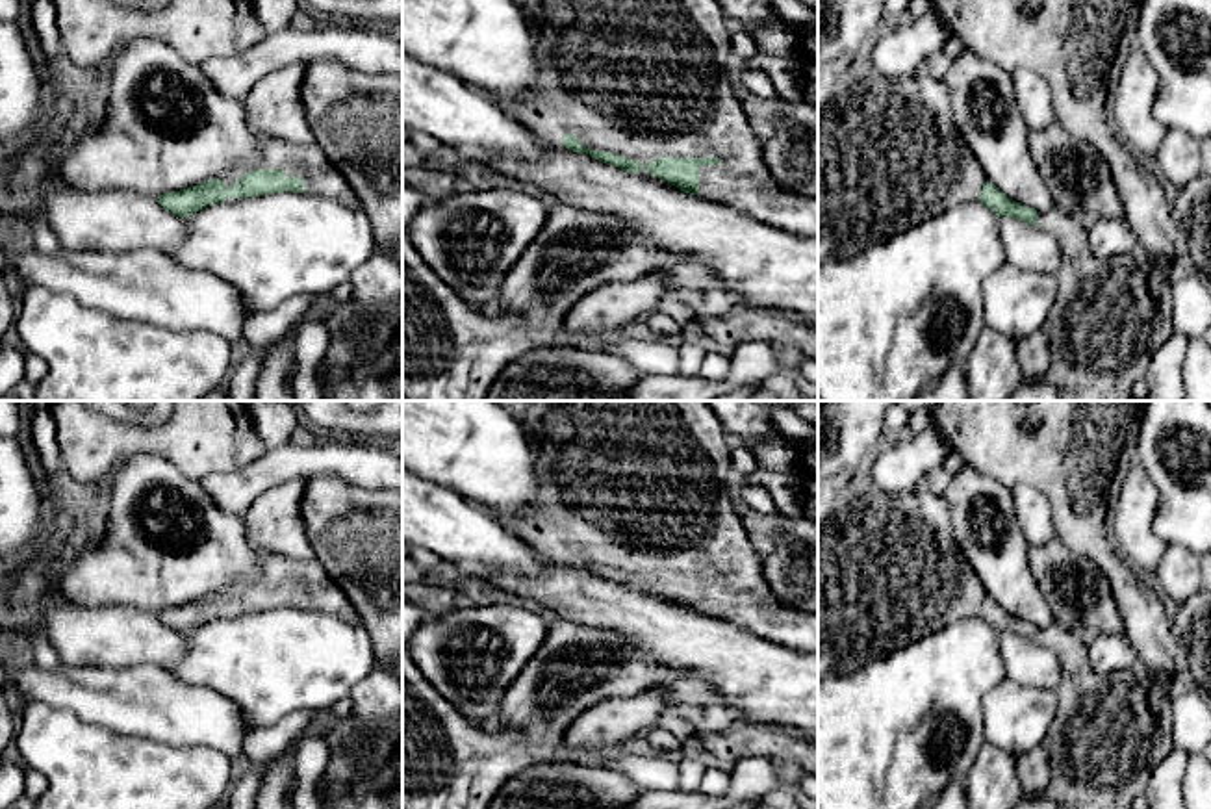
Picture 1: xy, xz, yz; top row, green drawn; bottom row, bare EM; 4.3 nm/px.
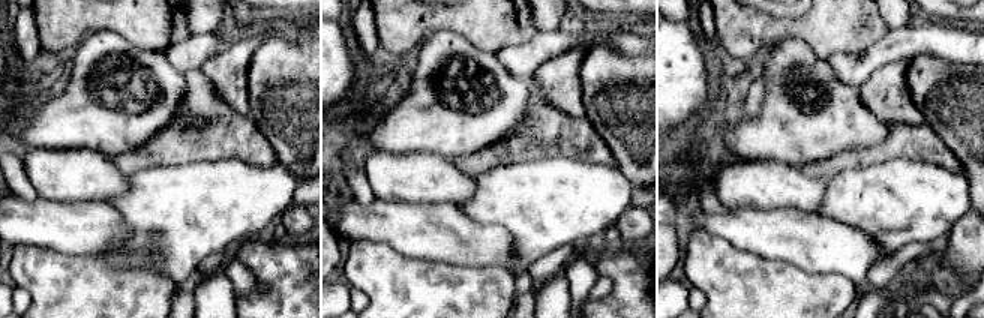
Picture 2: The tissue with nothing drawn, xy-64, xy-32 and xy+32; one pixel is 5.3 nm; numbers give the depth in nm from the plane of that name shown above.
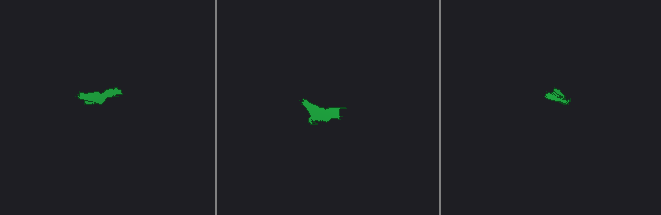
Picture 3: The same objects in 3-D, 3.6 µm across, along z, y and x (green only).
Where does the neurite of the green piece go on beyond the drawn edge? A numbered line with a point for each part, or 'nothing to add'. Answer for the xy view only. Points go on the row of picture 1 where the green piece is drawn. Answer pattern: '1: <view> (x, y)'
1: xy (319, 175)

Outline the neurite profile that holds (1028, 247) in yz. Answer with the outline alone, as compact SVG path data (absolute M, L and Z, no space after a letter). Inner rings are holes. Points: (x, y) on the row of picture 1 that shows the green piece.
M1001 217L1000 238L1007 262L1018 269L1040 275L1055 275L1059 271L1061 249L1050 232L1014 217Z

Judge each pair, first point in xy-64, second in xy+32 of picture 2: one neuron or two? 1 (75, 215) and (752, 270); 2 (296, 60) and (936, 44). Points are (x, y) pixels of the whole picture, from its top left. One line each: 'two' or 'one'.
1: two
2: two

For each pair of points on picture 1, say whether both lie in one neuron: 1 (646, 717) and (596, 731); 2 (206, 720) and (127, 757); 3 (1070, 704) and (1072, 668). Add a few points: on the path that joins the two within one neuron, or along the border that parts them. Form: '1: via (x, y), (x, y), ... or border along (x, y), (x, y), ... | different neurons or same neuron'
1: via (633, 717), (609, 722) | same neuron
2: border along (117, 731), (178, 746), (203, 746) | different neurons
3: via (1072, 694), (1072, 678) | same neuron

